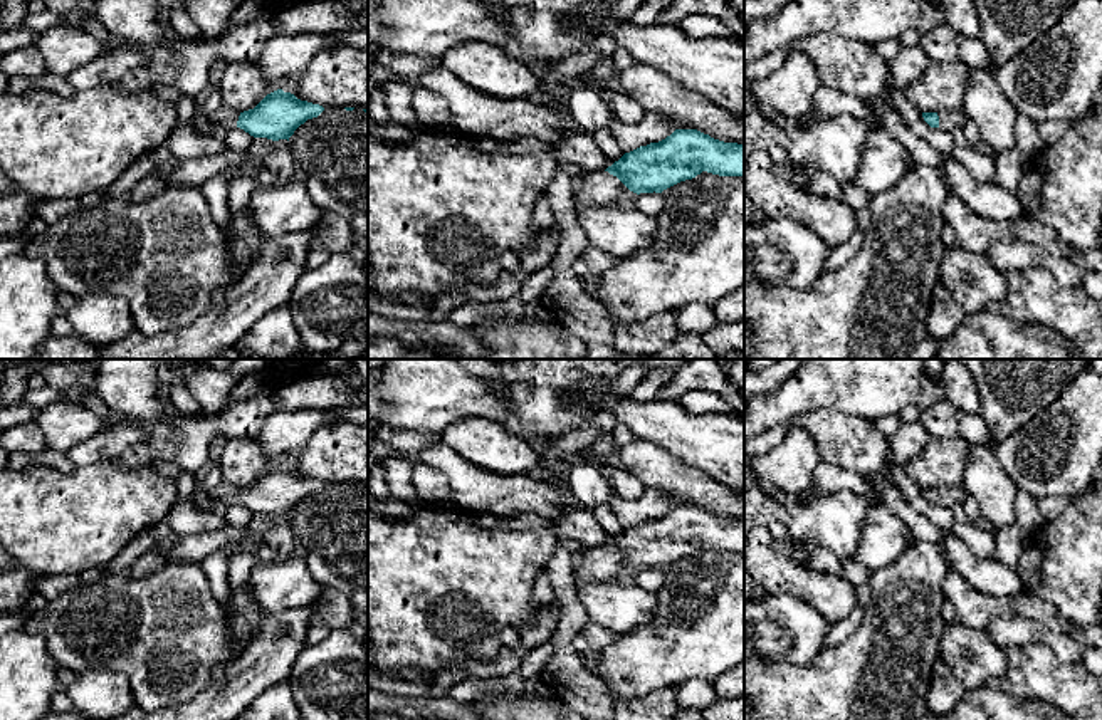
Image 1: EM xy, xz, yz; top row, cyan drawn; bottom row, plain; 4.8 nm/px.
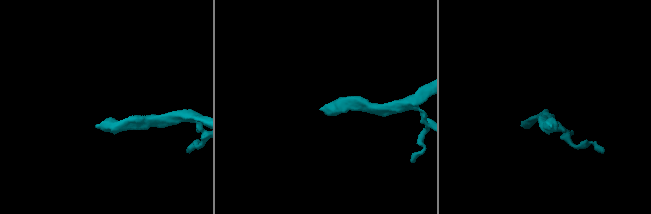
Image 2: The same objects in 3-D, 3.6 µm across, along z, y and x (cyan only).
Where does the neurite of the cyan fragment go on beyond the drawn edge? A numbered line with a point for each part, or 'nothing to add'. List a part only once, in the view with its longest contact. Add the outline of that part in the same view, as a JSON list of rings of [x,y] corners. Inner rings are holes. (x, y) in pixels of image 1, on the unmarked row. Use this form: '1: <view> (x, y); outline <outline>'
1: xz (600, 564); outline [[[595,547],[583,554],[583,562],[575,569],[576,591],[586,584],[617,581],[623,559],[608,547]]]

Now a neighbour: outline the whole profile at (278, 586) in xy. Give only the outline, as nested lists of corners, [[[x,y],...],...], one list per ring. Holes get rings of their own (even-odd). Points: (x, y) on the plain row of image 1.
[[[294,554],[279,562],[259,562],[250,571],[250,591],[265,614],[311,606],[324,591],[306,561]]]

